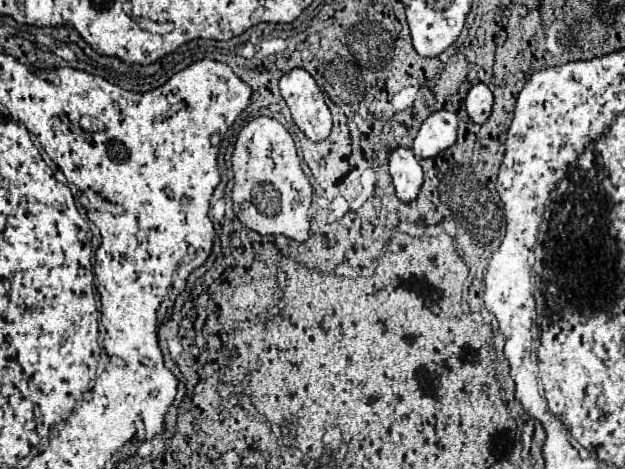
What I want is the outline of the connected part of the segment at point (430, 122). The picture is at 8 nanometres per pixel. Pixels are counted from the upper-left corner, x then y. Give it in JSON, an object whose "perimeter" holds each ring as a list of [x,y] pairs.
{"perimeter":[[[437,110],[421,124],[413,142],[413,154],[417,158],[433,158],[449,146],[453,146],[455,140],[457,116],[447,110]]]}

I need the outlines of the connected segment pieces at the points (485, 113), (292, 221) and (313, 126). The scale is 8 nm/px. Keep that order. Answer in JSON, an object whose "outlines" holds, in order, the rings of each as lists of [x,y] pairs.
{"outlines":[[[[475,84],[475,86],[471,86],[471,90],[465,98],[465,104],[467,104],[469,118],[477,124],[483,124],[491,114],[493,94],[485,84]]],[[[259,116],[245,124],[235,142],[231,166],[235,172],[233,212],[249,230],[263,236],[283,234],[297,242],[307,240],[313,188],[301,170],[295,142],[281,122]]],[[[295,68],[281,76],[279,90],[301,132],[313,142],[325,140],[331,132],[331,114],[311,74],[303,68]]]]}

